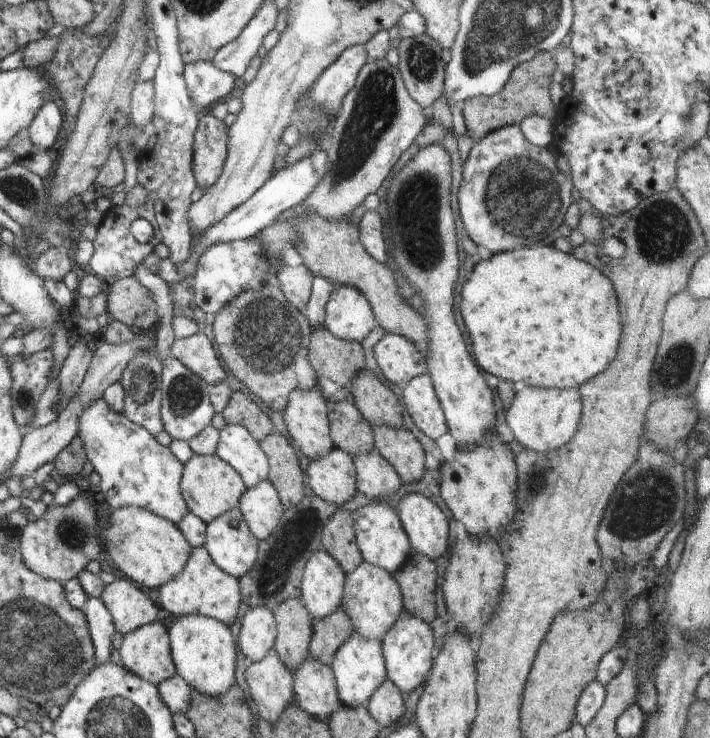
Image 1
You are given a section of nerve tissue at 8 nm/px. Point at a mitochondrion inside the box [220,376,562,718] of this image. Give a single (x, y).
(277, 568)

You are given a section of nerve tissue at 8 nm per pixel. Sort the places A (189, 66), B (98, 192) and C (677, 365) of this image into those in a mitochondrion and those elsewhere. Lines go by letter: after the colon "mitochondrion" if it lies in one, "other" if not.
A: other
B: other
C: mitochondrion

